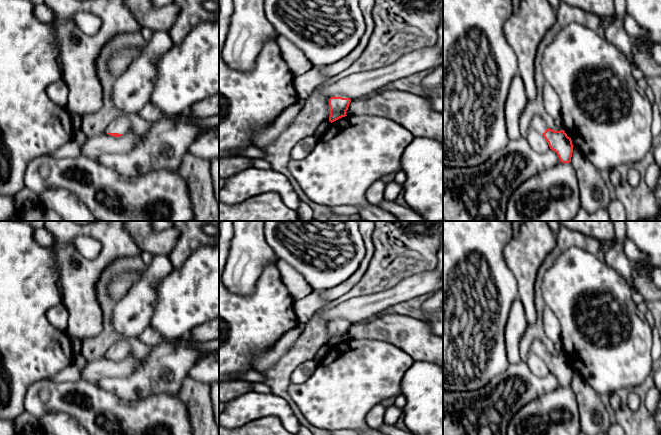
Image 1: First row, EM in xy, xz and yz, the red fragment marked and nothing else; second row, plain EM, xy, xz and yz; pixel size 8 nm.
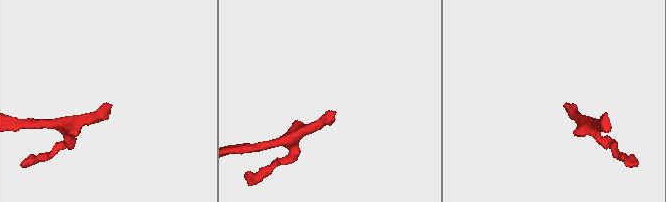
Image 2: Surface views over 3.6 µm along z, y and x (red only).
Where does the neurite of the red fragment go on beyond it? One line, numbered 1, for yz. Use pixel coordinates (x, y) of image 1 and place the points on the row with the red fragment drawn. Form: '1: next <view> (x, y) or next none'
1: next yz (537, 123)

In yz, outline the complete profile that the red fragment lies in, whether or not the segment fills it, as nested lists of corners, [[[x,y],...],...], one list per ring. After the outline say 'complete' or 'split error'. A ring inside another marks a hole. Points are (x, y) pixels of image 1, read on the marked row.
[[[534,116],[530,122],[530,127],[540,132],[551,150],[555,151],[562,163],[571,162],[573,144],[570,137],[564,130],[554,131],[550,129],[540,116]]]; split error

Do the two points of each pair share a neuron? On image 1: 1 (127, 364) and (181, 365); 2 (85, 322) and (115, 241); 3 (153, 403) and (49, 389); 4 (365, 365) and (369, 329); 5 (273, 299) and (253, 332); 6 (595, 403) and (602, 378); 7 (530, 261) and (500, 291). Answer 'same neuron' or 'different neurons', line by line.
1: different neurons
2: same neuron
3: same neuron
4: different neurons
5: same neuron
6: different neurons
7: different neurons

